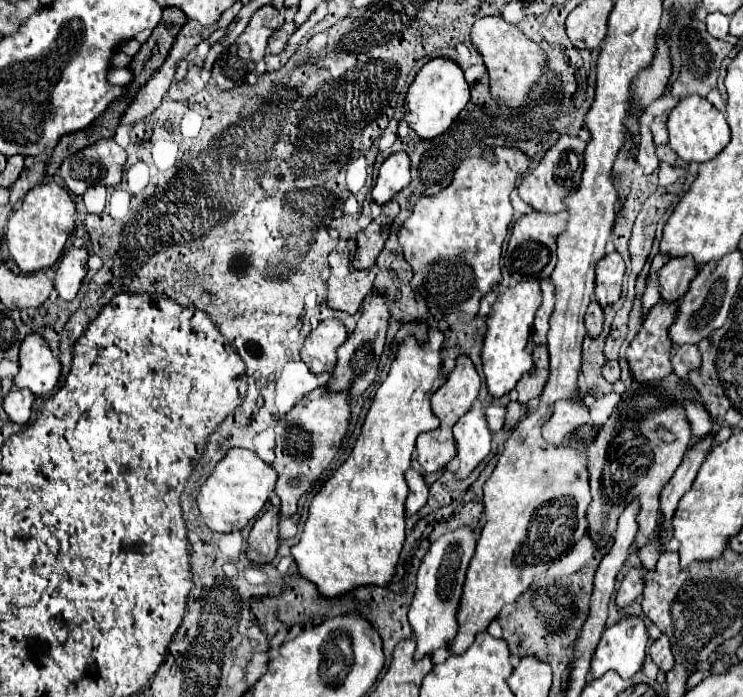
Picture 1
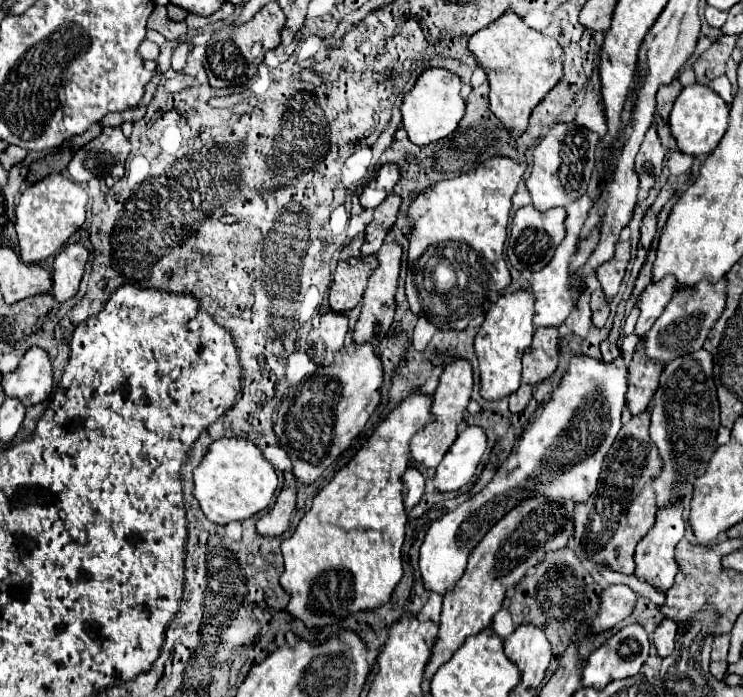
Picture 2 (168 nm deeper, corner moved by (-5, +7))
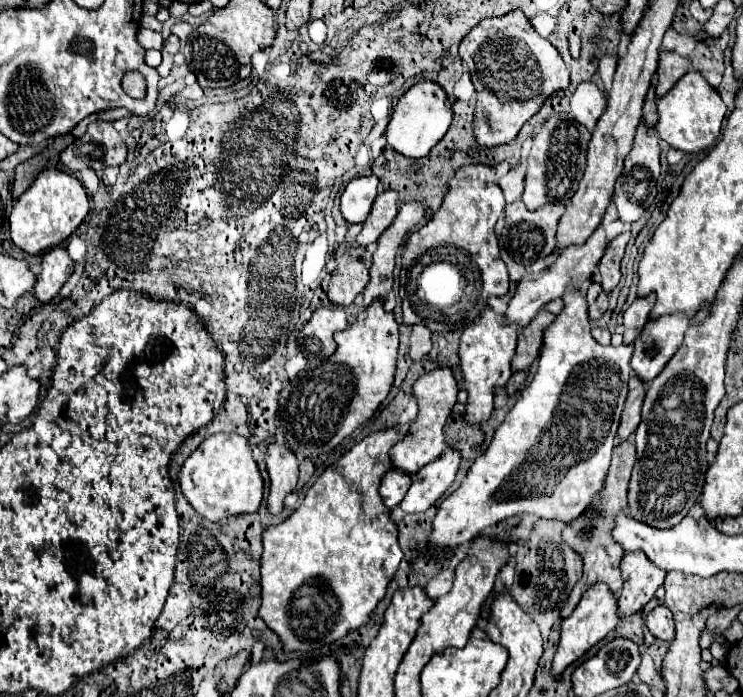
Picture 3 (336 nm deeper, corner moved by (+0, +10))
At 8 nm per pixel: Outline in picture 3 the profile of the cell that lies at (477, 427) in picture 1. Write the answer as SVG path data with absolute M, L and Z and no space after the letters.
M449 446L439 456L439 460L425 464L421 472L413 474L413 484L403 502L399 504L405 510L405 514L425 512L429 506L433 506L453 484L459 464L461 464L461 452Z

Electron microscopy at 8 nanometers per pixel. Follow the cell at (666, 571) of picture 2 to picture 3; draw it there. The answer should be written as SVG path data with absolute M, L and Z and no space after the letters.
M627 552L621 560L621 574L623 574L623 592L619 596L619 614L627 616L637 610L641 610L657 592L659 586L663 586L665 572L645 556L645 552Z

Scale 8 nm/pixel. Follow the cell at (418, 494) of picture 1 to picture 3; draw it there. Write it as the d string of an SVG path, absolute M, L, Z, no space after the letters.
M399 468L389 470L383 480L381 480L381 488L379 494L383 496L383 502L387 508L393 508L397 504L401 504L401 500L405 498L405 492L409 490L411 484L411 476L407 472L401 472Z

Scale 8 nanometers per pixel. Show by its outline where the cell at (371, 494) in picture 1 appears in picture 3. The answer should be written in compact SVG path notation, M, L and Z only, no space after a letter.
M391 426L391 428L385 428L385 430L377 430L373 434L369 434L367 438L363 438L359 444L355 444L339 462L335 462L333 466L329 466L321 476L319 480L309 488L303 504L299 506L299 510L295 510L285 522L277 524L277 526L269 526L265 532L263 532L263 556L261 556L261 588L263 588L263 602L261 602L261 618L265 620L265 624L275 632L279 634L279 638L283 640L283 646L287 652L293 652L293 650L299 650L299 652L313 652L319 648L319 644L329 644L329 642L335 642L339 638L343 638L347 632L351 630L357 630L359 626L367 624L369 622L369 614L373 612L373 608L379 604L379 600L385 596L385 590L387 590L387 584L391 582L401 558L403 558L403 552L397 544L397 524L391 522L391 510L385 508L383 500L381 500L381 494L379 494L379 486L381 486L381 478L385 476L385 472L389 472L393 468L393 462L389 458L389 450L395 442L399 442L403 438L403 428L401 426Z

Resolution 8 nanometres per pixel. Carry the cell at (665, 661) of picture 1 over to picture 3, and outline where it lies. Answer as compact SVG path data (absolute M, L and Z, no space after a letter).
M657 606L655 610L651 610L647 614L647 628L657 640L671 642L675 636L675 622L671 610L665 606Z

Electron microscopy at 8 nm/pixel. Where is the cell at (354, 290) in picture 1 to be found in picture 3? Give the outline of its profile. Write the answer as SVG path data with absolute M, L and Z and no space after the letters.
M343 242L337 248L335 262L337 268L331 274L327 296L337 306L349 306L363 292L369 280L373 248L363 248L357 242Z

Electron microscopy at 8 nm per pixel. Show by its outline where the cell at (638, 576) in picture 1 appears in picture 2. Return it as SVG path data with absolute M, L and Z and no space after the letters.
M608 585L600 595L600 609L590 621L590 635L610 631L624 621L636 605L636 593L626 585Z

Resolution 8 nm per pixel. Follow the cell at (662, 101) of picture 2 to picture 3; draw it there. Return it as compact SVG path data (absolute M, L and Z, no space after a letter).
M661 52L659 56L659 82L655 86L655 94L661 98L665 92L669 92L681 76L685 76L691 70L691 64L687 58L679 56L677 52Z

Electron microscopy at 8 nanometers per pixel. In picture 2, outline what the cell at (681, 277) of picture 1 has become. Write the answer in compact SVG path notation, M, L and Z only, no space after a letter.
M670 275L658 283L650 283L644 293L638 297L636 307L640 309L640 317L636 323L636 335L642 337L658 319L658 315L662 315L666 303L672 299L674 295L674 279L670 279Z

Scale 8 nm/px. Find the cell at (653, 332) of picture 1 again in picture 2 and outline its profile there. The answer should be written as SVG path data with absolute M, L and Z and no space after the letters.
M642 345L634 353L628 367L628 411L630 415L640 415L648 409L654 391L658 389L658 377L662 373L662 365L646 359L642 355Z

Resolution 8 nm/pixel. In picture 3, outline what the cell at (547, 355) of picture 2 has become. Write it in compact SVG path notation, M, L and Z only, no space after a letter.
M539 312L521 332L519 332L519 340L517 340L517 352L511 360L511 368L513 372L519 370L527 370L533 360L539 356L541 346L543 346L543 332L545 328L549 328L549 324L553 324L555 316L549 312Z

